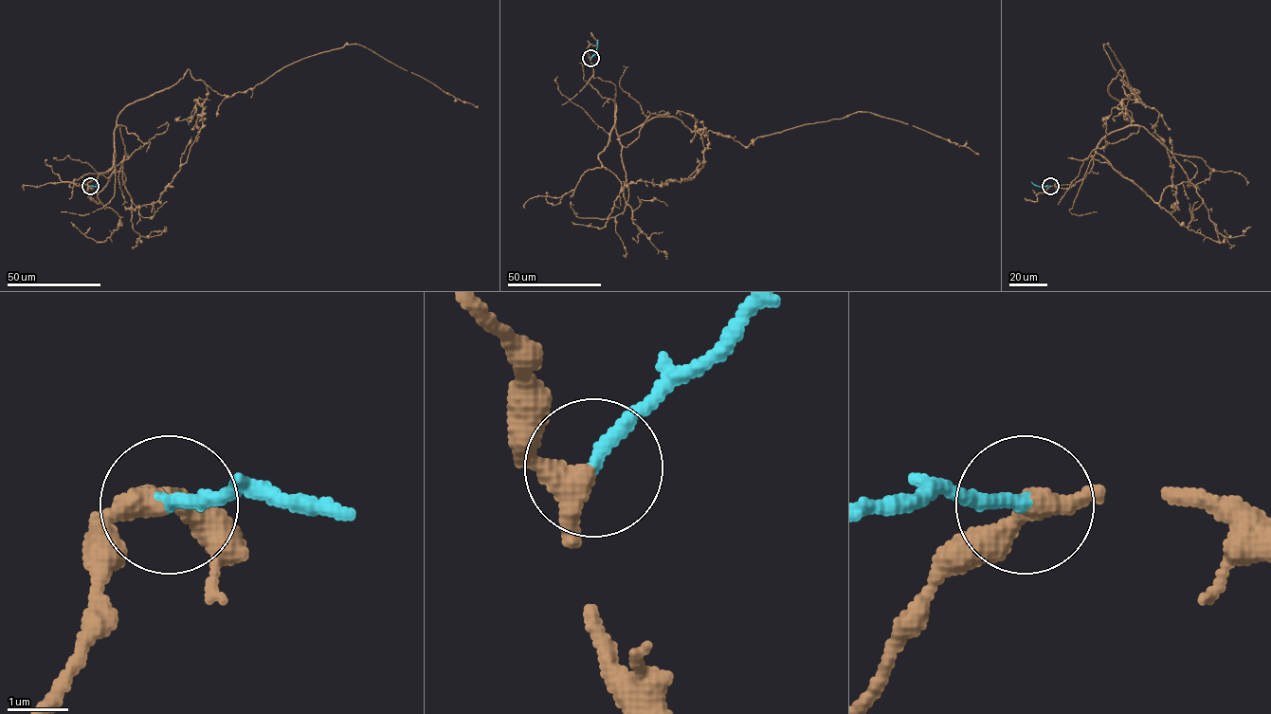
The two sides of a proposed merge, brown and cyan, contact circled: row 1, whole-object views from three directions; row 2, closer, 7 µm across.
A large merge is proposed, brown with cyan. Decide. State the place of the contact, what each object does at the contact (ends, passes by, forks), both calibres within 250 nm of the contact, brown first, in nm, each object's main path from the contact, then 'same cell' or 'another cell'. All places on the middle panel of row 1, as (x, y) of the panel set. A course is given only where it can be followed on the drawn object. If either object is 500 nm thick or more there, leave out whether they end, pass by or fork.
(590, 58) | brown passes by | cyan ends | 320/240 nm | brown via (590, 58), (589, 82), (614, 101), (618, 139), (674, 116), (691, 131), (747, 146), (861, 111), (978, 155) | cyan via (590, 58), (596, 52), (597, 39) | same cell

